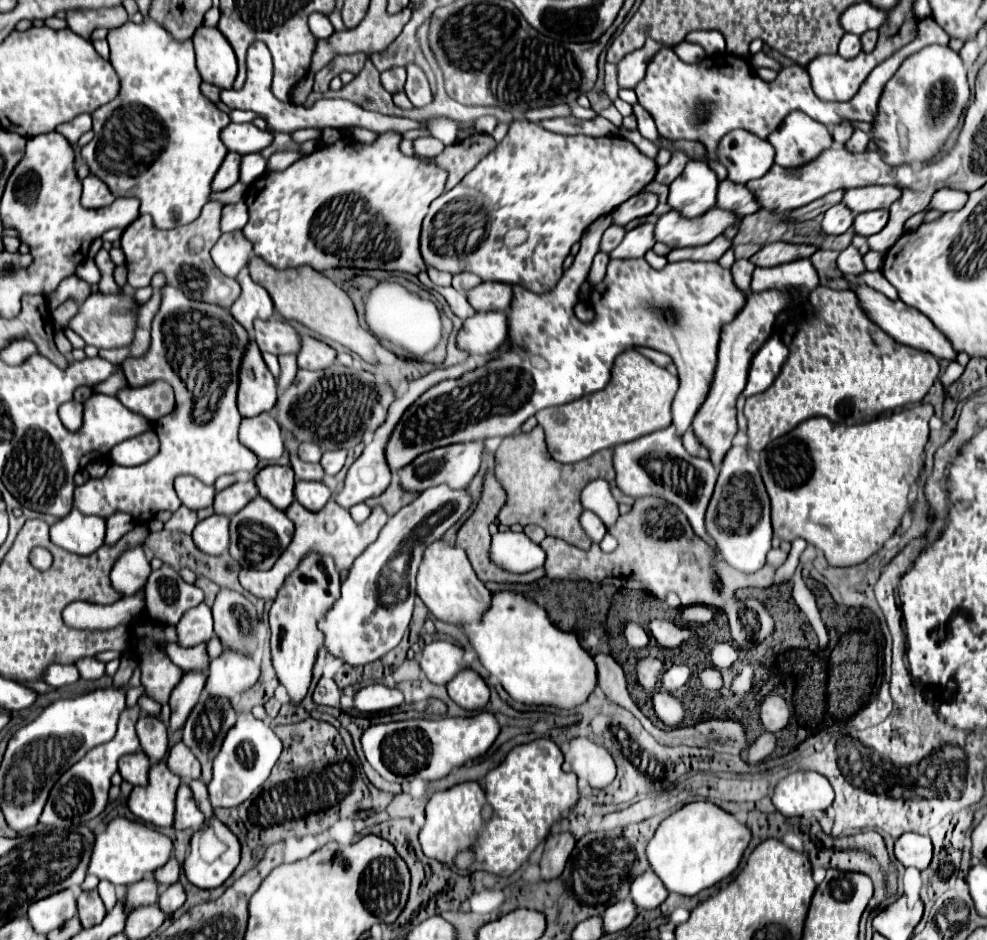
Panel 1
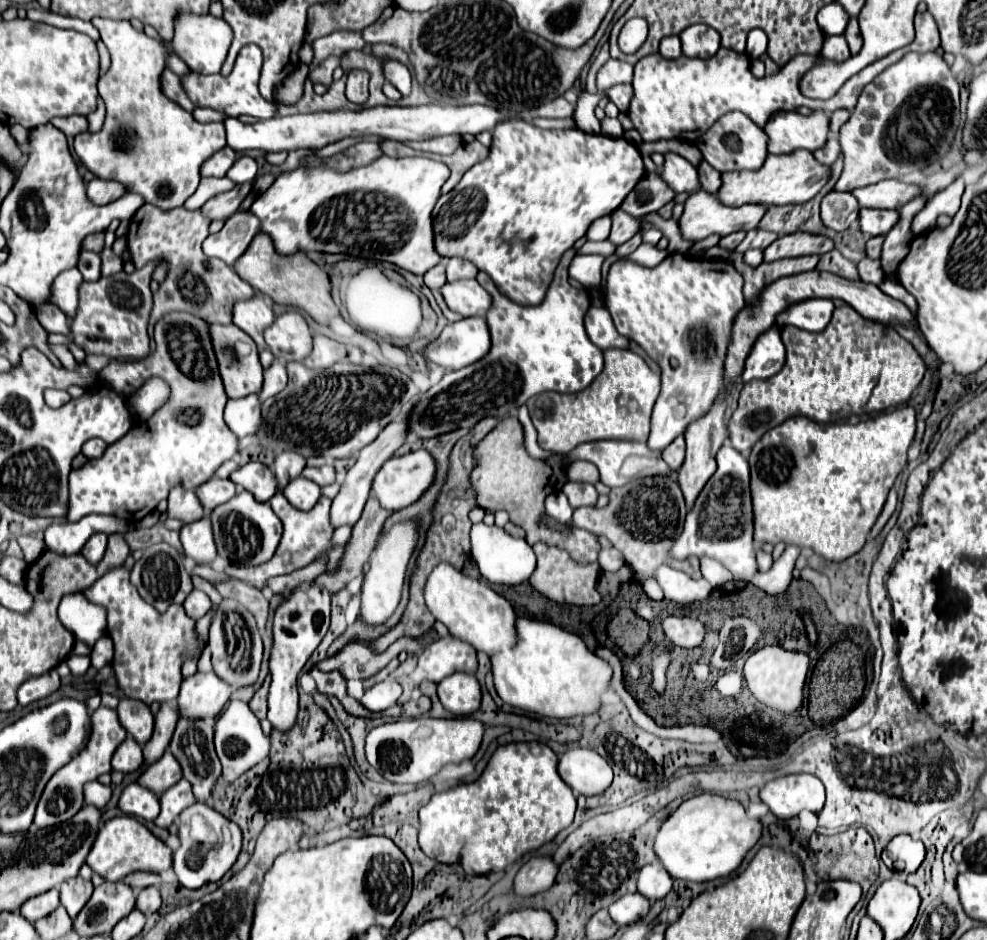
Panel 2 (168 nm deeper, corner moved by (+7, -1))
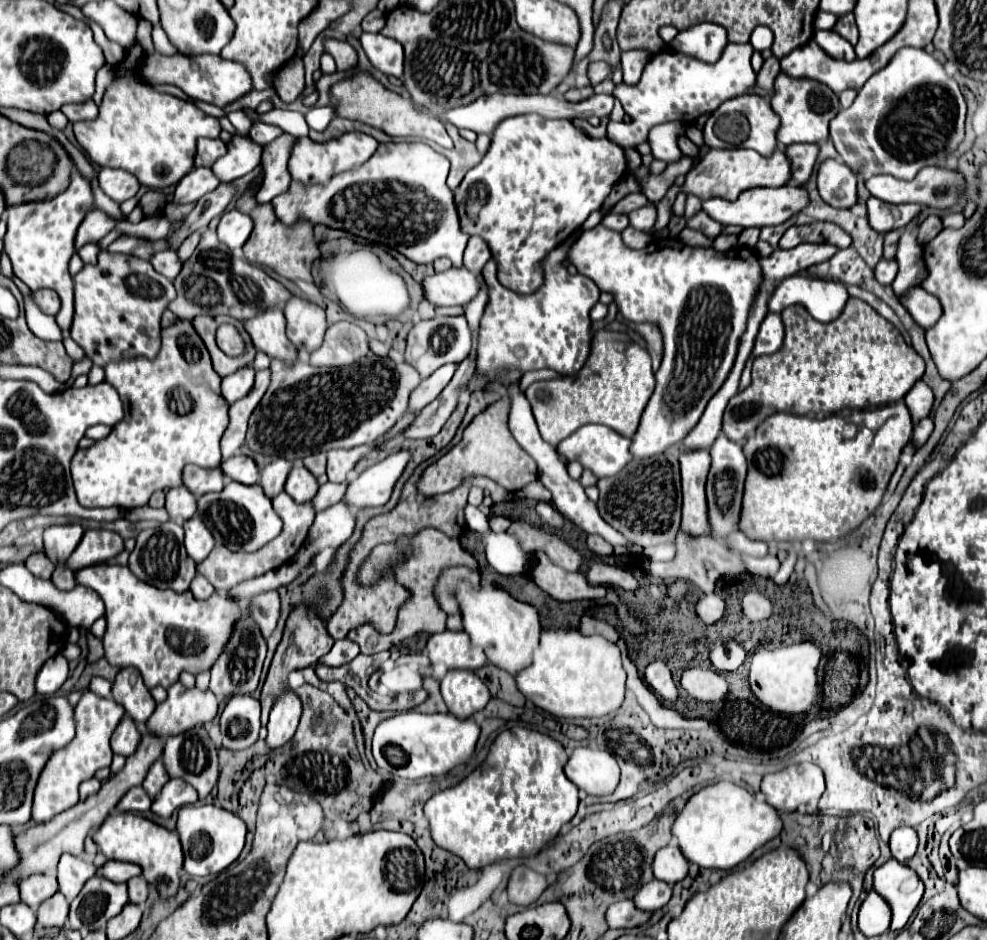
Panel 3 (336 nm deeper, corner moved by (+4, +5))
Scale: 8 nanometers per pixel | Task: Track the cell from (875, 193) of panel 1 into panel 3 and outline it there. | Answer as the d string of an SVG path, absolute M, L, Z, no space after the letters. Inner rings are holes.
M924 167L912 181L902 181L892 175L876 175L866 181L866 189L870 191L872 197L878 197L886 203L918 203L926 207L936 207L936 209L948 209L956 203L958 199L958 187L962 185L962 175L950 169L942 167Z

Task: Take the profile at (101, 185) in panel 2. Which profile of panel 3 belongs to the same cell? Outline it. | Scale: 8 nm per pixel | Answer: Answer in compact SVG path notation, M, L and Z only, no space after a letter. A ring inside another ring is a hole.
M104 167L104 169L100 169L98 179L100 179L102 191L110 199L114 199L116 203L122 203L122 201L134 197L136 191L140 189L138 179L132 173L124 171L124 169L108 169L108 167Z

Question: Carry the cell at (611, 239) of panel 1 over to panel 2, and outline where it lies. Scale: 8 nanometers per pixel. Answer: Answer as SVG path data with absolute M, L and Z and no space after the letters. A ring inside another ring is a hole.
M615 209L611 213L611 219L613 219L613 227L611 227L609 239L615 245L623 245L625 241L629 241L639 231L639 227L641 227L641 221L635 219L633 215L625 213L623 209Z

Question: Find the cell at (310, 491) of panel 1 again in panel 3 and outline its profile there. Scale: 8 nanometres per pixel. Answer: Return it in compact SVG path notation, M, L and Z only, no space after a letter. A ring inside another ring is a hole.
M296 465L286 481L284 491L296 501L296 503L306 503L312 501L318 493L318 481L316 477L304 467L304 465Z

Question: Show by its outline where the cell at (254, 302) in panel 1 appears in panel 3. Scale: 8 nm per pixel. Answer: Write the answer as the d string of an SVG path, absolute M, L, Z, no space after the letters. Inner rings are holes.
M268 307L260 315L244 321L244 327L248 329L258 351L268 353L272 359L292 363L296 359L296 349L292 343L288 343L284 325L284 313L278 307Z

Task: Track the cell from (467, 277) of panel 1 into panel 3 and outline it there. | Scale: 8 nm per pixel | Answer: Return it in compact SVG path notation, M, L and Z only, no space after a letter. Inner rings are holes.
M476 235L470 237L468 247L466 247L466 251L464 251L464 267L466 267L468 271L472 271L472 273L480 273L482 267L484 267L484 263L486 263L490 257L492 257L492 253L490 253L488 245L486 245L480 237L476 237Z

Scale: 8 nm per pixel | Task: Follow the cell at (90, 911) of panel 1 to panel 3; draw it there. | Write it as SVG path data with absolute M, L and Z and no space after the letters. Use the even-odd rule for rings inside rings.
M68 853L60 857L58 885L60 885L60 893L64 893L68 901L72 901L82 891L84 883L94 875L96 875L96 867L90 861L76 859Z

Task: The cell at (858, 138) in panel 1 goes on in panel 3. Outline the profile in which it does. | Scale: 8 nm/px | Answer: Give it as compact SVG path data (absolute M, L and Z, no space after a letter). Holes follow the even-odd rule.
M800 143L800 145L786 147L786 155L792 161L792 181L796 185L802 185L808 181L816 165L818 153L820 153L820 147L812 143Z

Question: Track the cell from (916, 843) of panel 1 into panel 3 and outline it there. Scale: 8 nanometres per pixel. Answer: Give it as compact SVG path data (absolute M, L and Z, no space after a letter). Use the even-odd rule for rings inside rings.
M898 827L890 835L890 851L892 857L900 863L906 863L916 855L918 849L918 833L912 827Z

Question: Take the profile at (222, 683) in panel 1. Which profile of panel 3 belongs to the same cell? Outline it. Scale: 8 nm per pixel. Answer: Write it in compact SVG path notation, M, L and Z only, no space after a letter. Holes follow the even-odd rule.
M176 681L172 687L168 687L168 699L156 707L152 719L148 719L146 725L150 733L168 737L184 733L200 723L212 721L216 713L218 699L210 689L188 689L180 681Z

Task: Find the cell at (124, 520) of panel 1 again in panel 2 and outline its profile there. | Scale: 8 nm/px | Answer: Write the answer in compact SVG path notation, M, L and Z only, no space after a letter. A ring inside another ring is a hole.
M97 533L97 535L93 535L87 543L85 543L85 547L81 549L81 555L89 561L89 563L99 563L101 559L103 559L103 555L105 555L105 549L107 549L107 535L105 533Z

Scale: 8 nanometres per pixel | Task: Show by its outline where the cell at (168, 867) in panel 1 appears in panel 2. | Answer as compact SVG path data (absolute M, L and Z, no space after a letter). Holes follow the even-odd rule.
M137 871L137 873L127 875L127 877L123 879L123 883L129 885L131 889L135 889L135 891L141 891L141 889L145 889L145 887L149 887L149 885L159 885L161 879L159 879L159 875L155 875L155 873Z

